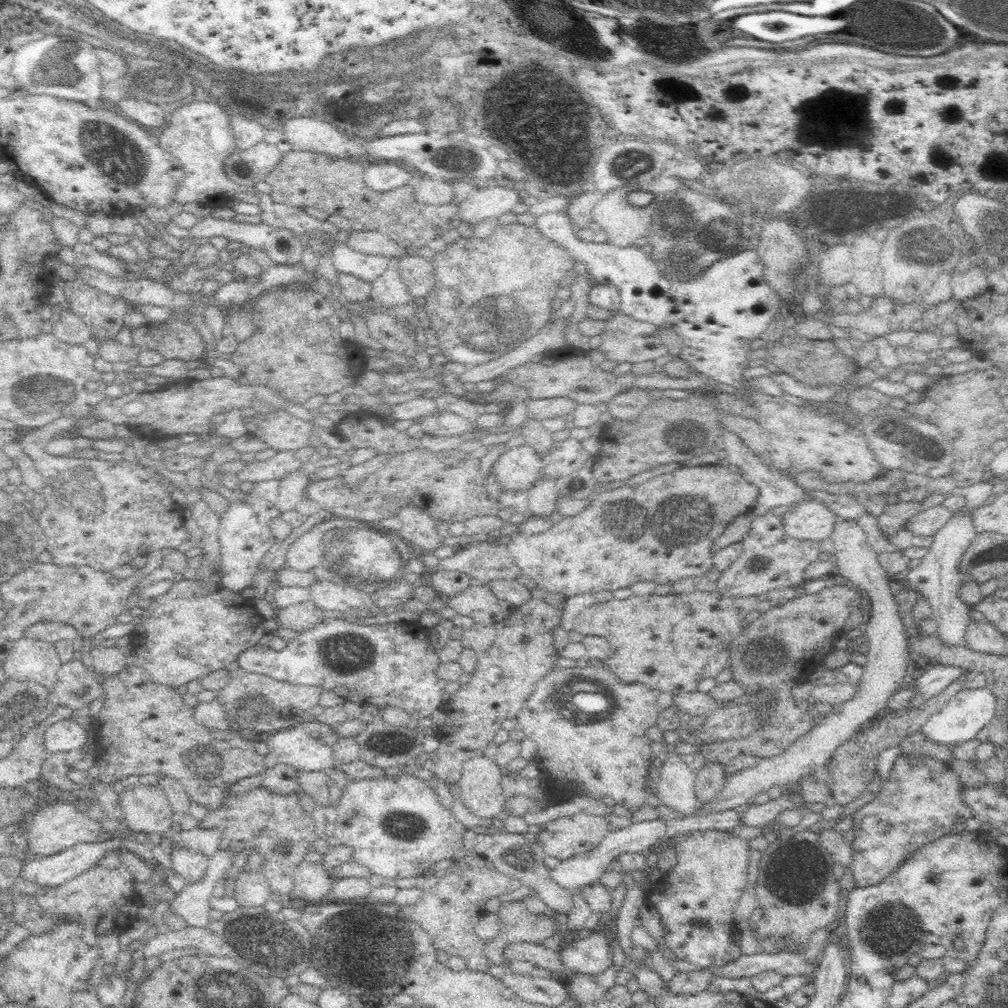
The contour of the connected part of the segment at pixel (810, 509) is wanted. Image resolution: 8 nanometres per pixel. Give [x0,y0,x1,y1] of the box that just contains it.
[782,498,836,541]

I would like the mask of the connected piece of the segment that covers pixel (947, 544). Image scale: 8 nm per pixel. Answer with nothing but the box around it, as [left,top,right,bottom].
[906,482,992,646]

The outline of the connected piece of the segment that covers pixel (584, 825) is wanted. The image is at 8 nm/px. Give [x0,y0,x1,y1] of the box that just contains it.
[533,811,612,861]

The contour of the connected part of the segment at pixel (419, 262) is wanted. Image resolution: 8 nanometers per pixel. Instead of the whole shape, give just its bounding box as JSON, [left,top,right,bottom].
[398,254,434,298]

